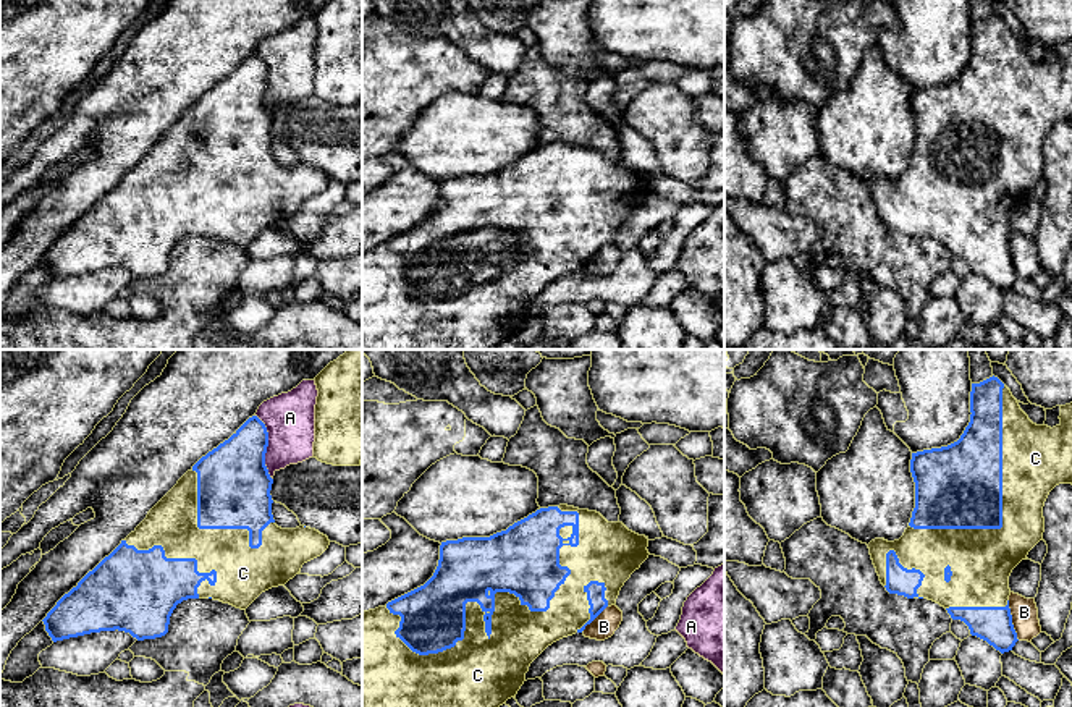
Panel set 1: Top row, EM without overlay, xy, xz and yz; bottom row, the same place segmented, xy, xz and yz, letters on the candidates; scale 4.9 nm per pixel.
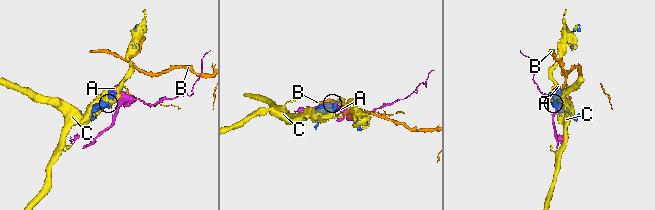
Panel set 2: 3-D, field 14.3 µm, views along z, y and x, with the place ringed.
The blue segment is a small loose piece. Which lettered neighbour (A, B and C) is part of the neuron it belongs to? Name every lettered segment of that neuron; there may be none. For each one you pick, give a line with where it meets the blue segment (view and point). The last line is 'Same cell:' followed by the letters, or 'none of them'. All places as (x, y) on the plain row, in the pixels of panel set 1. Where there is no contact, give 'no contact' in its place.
C: meets blue in xz at (493, 238)
Same cell: C

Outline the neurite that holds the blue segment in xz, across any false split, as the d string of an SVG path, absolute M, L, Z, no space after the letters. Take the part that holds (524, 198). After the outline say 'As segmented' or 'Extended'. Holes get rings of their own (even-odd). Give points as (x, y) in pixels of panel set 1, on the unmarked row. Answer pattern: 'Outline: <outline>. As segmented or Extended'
Outline: M568 142L540 146L490 175L462 175L440 183L440 197L433 214L420 225L388 239L385 244L362 249L362 349L493 349L516 335L525 319L530 301L553 280L582 270L606 244L616 241L621 225L648 196L648 176L629 168L623 160L608 160L600 150Z. Extended

